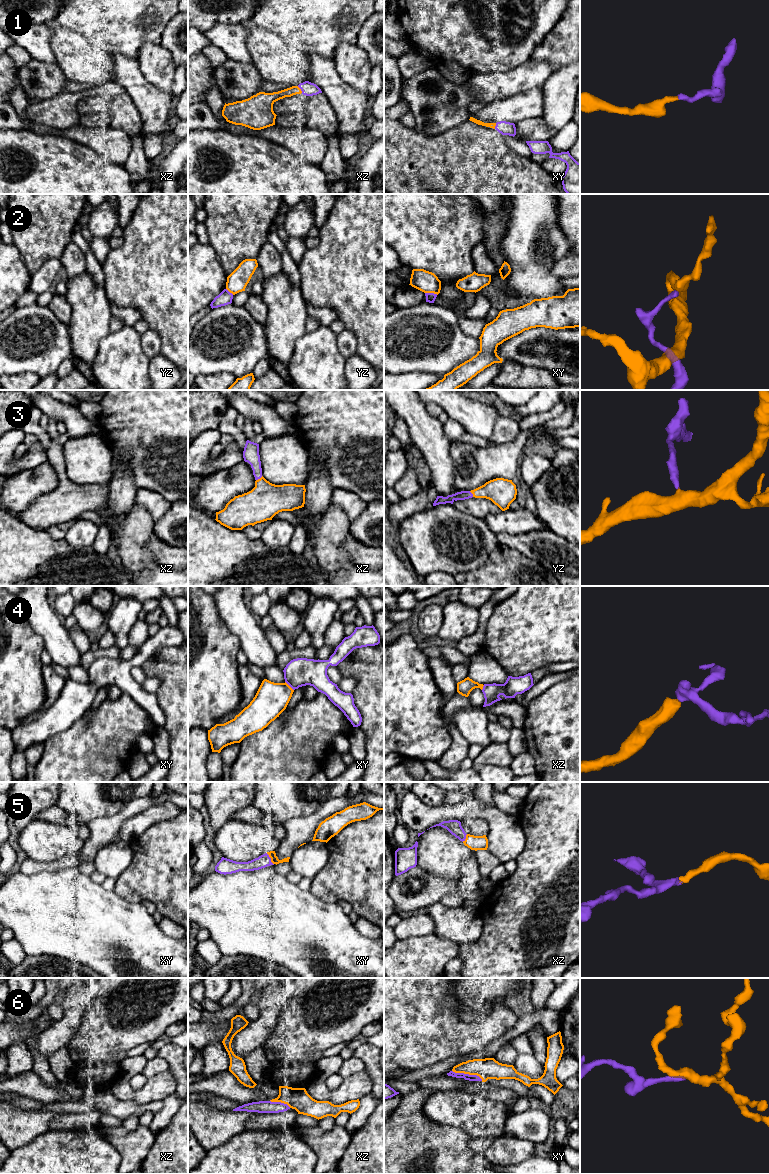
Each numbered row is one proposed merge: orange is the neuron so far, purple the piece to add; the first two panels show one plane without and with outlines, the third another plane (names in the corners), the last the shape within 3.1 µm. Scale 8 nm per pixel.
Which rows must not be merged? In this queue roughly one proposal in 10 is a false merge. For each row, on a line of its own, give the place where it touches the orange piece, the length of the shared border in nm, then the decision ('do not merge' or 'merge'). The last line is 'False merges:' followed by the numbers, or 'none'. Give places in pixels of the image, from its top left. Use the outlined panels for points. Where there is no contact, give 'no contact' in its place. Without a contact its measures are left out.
1: xz (300, 89) | 70 nm | merge
2: xy (431, 292) | 110 nm | do not merge
3: xz (260, 478) | 70 nm | merge
4: xy (289, 686) | 100 nm | merge
5: xy (271, 859) | 110 nm | merge
6: xy (467, 1073) | 260 nm | do not merge
False merges: 2, 6

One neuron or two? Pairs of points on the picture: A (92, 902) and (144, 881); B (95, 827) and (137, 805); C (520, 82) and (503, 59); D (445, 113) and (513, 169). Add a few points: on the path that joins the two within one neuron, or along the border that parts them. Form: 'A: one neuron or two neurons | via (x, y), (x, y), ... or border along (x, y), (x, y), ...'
A: two neurons | border along (112, 891), (126, 900), (137, 902)
B: one neuron | via (105, 827), (110, 826), (127, 812)
C: two neurons | border along (529, 58), (508, 70), (488, 73)
D: two neurons | border along (468, 119), (438, 135)

